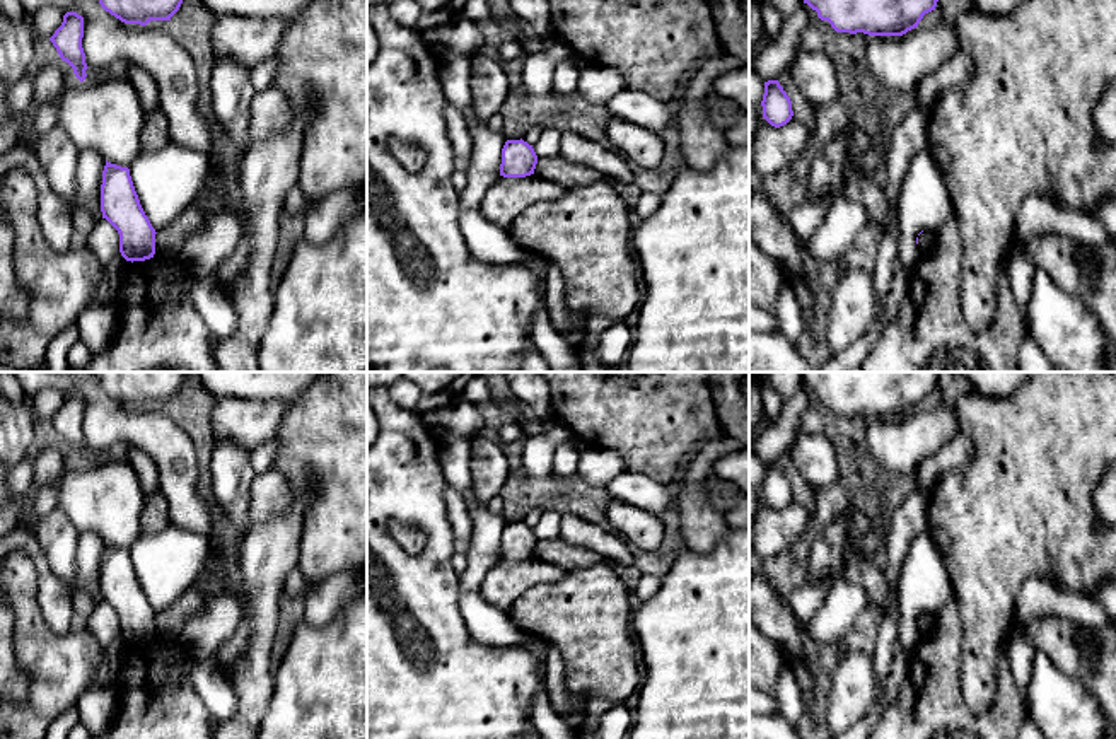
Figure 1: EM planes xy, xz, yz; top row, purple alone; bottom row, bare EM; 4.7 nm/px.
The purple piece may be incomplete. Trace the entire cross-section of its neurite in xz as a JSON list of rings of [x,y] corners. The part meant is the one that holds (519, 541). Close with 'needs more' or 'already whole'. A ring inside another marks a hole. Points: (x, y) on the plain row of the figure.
[[[507,522],[502,531],[500,558],[526,560],[534,556],[538,538],[527,524]]]; already whole

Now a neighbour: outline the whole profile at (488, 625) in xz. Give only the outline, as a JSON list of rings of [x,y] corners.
[[[461,591],[459,609],[474,642],[488,647],[522,647],[532,640],[507,611],[488,602],[480,591]]]

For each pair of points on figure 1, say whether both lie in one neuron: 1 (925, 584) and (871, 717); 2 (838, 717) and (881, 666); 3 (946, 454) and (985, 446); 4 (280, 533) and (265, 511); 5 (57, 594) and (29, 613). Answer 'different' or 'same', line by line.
1: same
2: different
3: different
4: different
5: different

